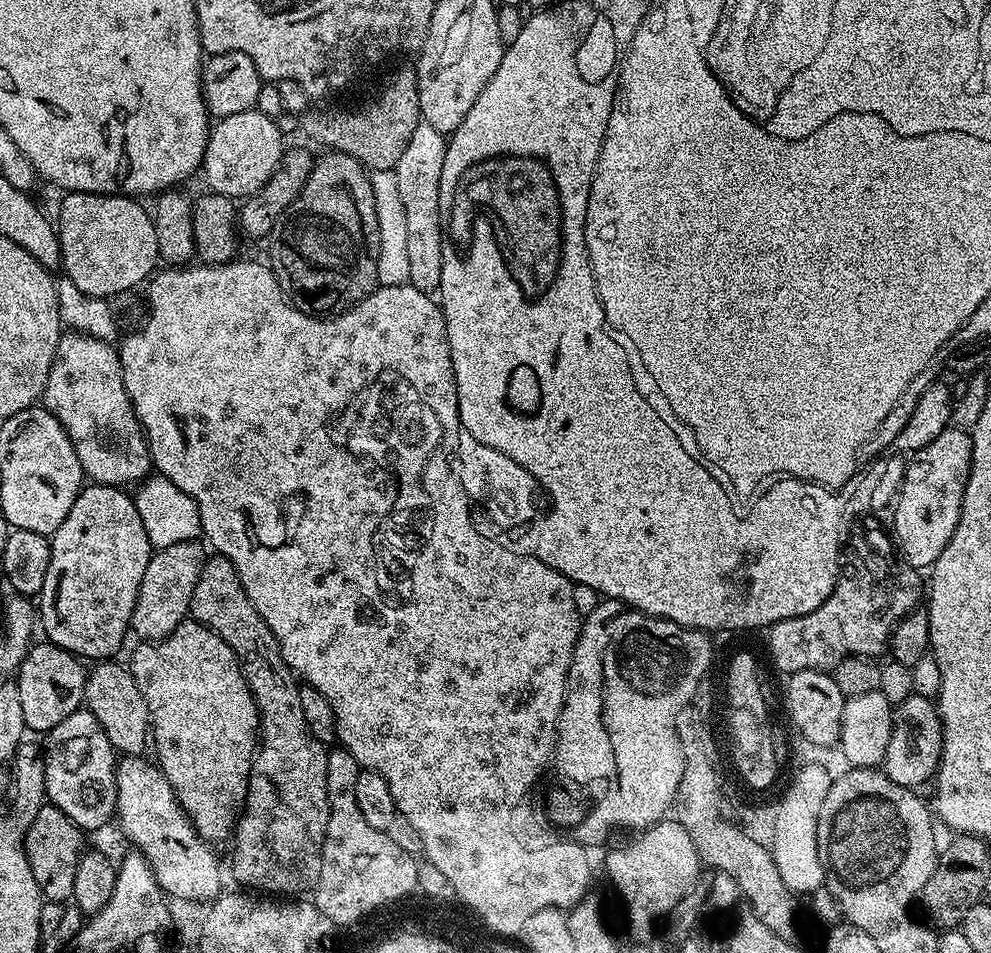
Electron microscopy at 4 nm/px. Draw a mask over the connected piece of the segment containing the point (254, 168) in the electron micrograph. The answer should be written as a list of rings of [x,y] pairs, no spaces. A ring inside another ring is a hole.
[[[255,110],[219,117],[211,125],[204,151],[202,177],[208,183],[207,187],[229,198],[247,198],[262,190],[284,155],[286,141],[280,137],[280,126]]]

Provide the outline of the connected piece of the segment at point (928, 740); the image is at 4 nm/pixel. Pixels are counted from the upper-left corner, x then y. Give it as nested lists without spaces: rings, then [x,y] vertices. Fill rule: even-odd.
[[[913,694],[906,698],[906,702],[895,705],[892,710],[892,733],[890,734],[890,746],[886,746],[886,754],[882,771],[890,778],[890,782],[898,782],[903,788],[919,789],[919,784],[924,784],[933,779],[937,768],[940,767],[940,755],[942,754],[942,722],[940,710],[935,703],[932,704],[924,696]]]

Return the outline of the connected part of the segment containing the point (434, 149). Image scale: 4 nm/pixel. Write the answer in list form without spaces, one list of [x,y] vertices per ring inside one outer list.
[[[421,122],[414,130],[410,142],[406,142],[406,150],[402,150],[402,158],[398,158],[394,169],[398,178],[398,194],[402,197],[402,210],[406,210],[406,258],[410,261],[408,283],[429,294],[439,293],[442,282],[442,230],[440,216],[434,216],[434,210],[428,208],[426,204],[426,186],[440,186],[442,162],[447,149],[445,133],[434,130],[434,126]]]

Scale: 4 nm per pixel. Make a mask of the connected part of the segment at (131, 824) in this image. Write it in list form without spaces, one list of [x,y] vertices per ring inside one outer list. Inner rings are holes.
[[[121,755],[116,765],[116,815],[125,831],[129,845],[150,862],[160,888],[169,896],[197,902],[209,902],[221,895],[220,860],[209,841],[203,840],[192,819],[178,802],[170,782],[151,759],[144,756]]]

